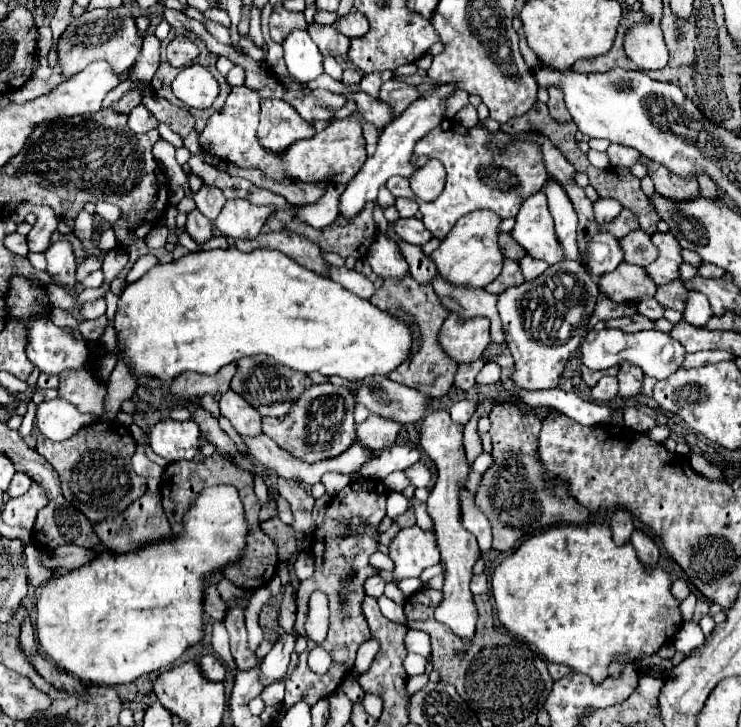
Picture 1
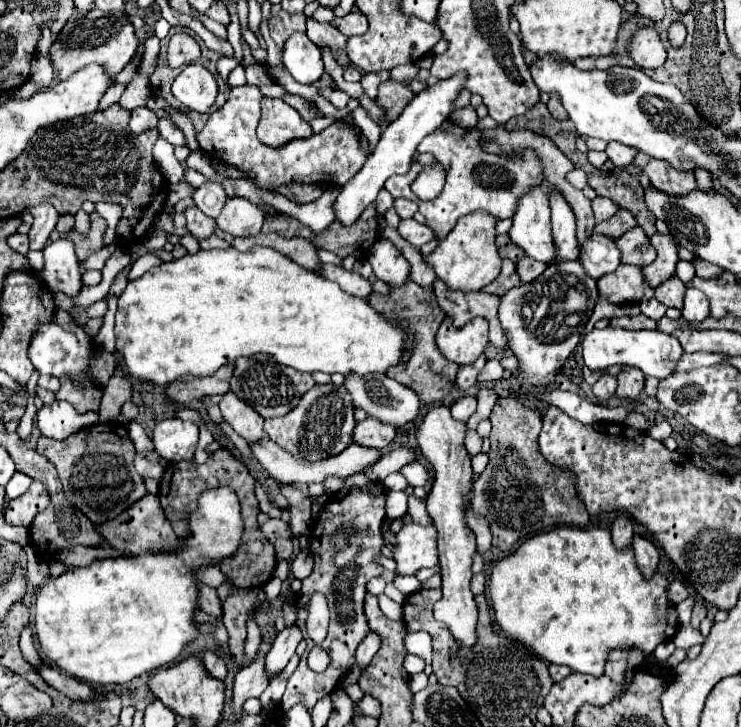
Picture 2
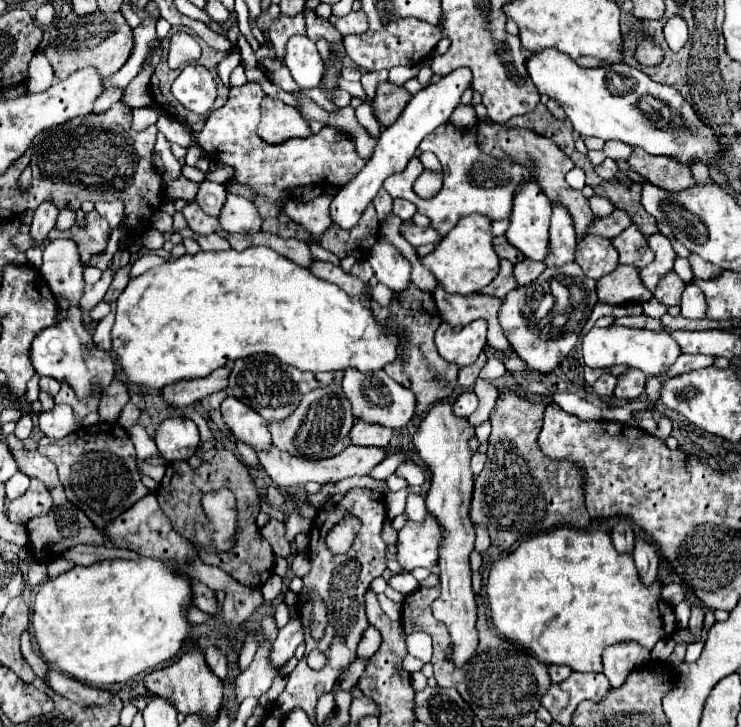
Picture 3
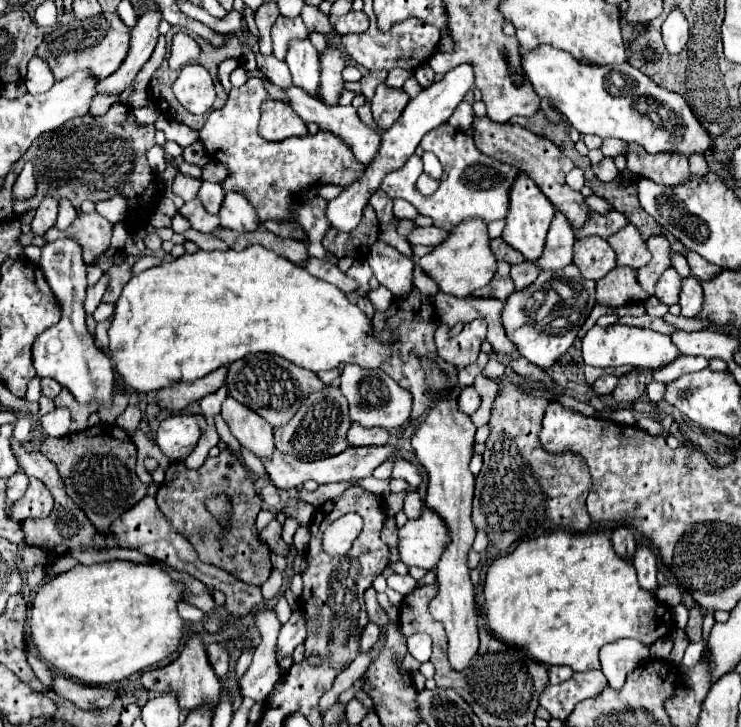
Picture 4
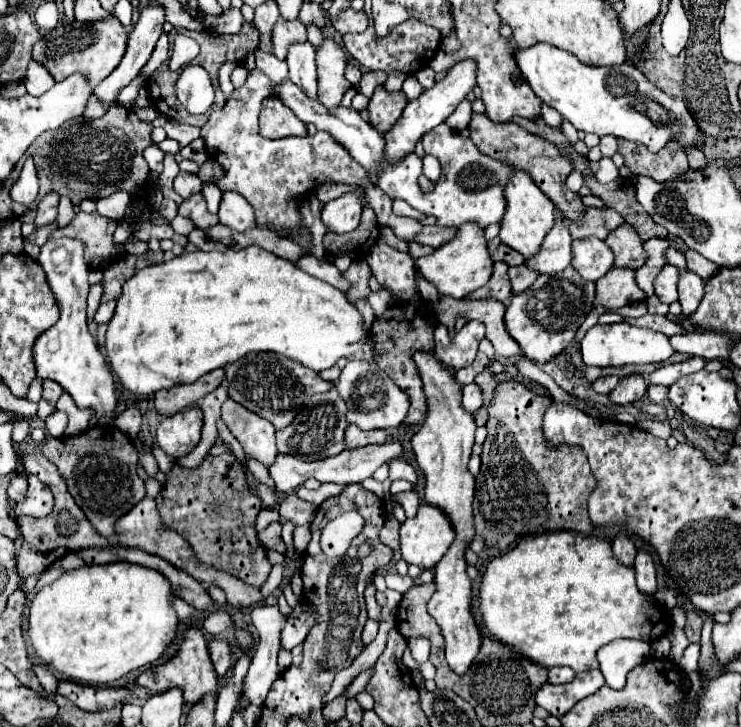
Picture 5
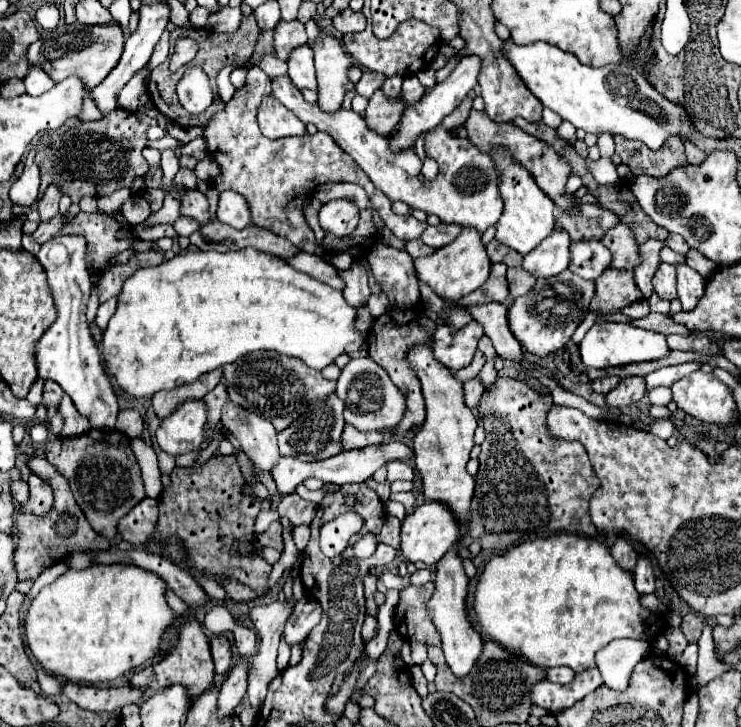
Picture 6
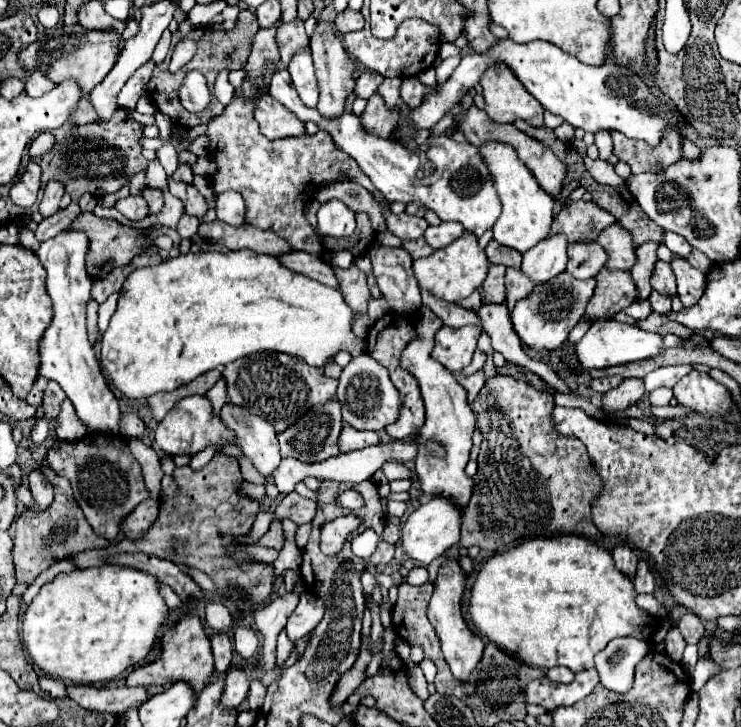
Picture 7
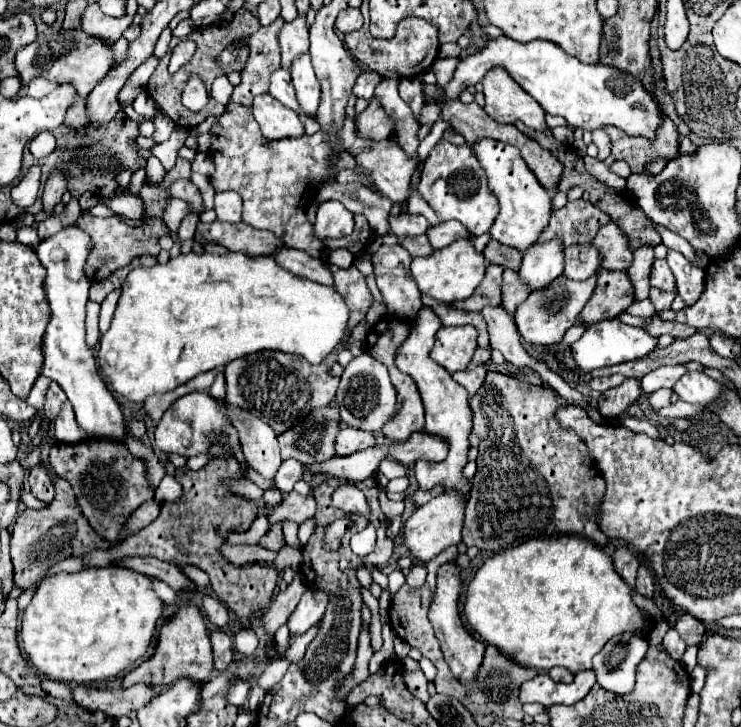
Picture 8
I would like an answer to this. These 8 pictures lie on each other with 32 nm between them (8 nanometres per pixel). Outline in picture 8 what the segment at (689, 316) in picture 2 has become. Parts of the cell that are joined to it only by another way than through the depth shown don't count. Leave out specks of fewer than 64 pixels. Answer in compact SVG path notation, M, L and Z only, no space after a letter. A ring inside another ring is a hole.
M674 250L668 252L668 266L676 276L678 296L684 300L686 306L692 306L704 290L704 270L692 266L680 252Z

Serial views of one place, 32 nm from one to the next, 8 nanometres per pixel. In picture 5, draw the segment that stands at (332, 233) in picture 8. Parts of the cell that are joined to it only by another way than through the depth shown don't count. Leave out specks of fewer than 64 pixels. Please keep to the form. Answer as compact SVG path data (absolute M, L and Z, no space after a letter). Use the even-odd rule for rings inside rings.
M346 192L324 206L322 220L328 226L328 230L336 234L346 234L346 232L352 232L360 224L362 208L364 204L360 196L354 192Z

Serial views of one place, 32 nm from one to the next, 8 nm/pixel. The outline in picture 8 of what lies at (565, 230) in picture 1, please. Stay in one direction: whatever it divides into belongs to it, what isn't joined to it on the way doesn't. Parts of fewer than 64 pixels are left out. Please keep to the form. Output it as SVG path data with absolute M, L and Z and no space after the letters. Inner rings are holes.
M560 238L536 244L524 252L520 276L532 292L542 290L564 272L564 242Z

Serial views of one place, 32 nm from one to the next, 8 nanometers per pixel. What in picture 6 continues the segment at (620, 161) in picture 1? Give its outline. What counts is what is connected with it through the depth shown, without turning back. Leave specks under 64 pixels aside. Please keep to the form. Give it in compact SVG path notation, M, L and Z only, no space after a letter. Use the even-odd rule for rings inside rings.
M600 134L598 136L598 148L604 158L610 158L614 154L614 136L612 134Z

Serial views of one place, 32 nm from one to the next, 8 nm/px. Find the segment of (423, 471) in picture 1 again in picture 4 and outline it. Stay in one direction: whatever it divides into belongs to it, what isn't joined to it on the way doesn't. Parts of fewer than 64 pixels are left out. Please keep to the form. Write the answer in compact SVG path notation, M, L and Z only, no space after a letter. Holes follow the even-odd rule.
M396 460L396 466L392 470L392 478L404 478L410 486L418 486L422 482L422 472L406 460Z

